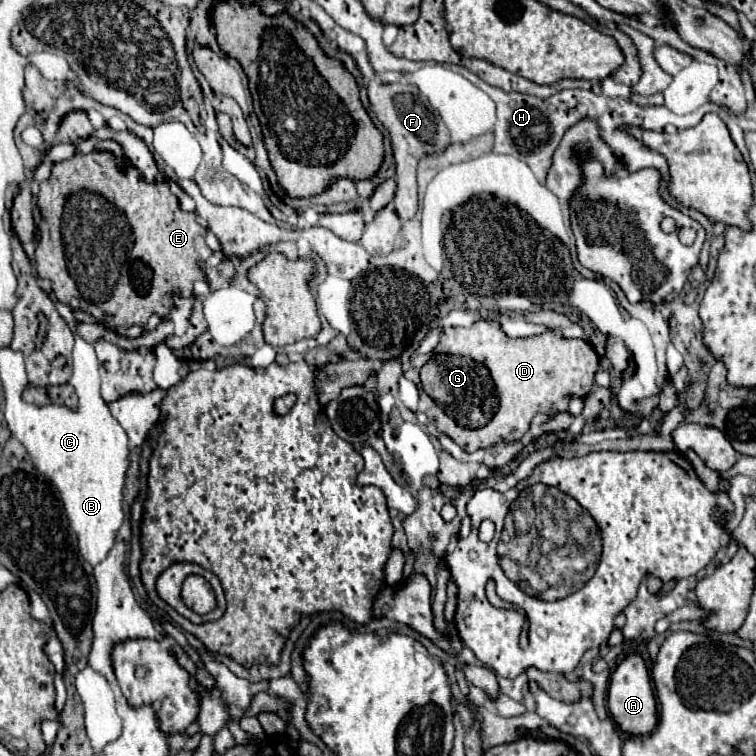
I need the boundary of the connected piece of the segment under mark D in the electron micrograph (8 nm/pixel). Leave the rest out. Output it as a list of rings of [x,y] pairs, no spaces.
[[[480,319],[476,325],[468,329],[466,327],[446,329],[434,353],[466,355],[476,363],[482,363],[490,371],[490,377],[494,379],[496,385],[500,409],[496,411],[492,421],[488,421],[480,429],[462,429],[446,413],[442,413],[440,407],[424,393],[419,371],[416,369],[404,371],[404,376],[414,382],[418,388],[418,411],[426,413],[426,417],[438,427],[438,431],[448,435],[466,453],[488,449],[502,441],[510,443],[522,439],[522,435],[528,431],[532,419],[538,413],[554,417],[560,411],[568,411],[570,397],[574,395],[586,397],[596,385],[594,375],[600,371],[600,357],[584,339],[564,339],[552,331],[526,339],[510,339],[498,327],[496,321],[484,321],[484,319]]]

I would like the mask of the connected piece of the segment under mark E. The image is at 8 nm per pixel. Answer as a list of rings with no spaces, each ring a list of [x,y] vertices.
[[[76,151],[72,159],[56,163],[50,179],[40,185],[38,207],[44,219],[42,223],[44,227],[38,227],[40,239],[36,243],[38,277],[50,279],[52,291],[56,293],[58,301],[64,305],[70,305],[74,311],[86,311],[98,321],[116,319],[116,329],[132,327],[132,325],[144,327],[150,315],[158,315],[162,319],[170,315],[174,303],[166,307],[164,305],[166,295],[170,301],[174,295],[192,297],[194,281],[204,279],[204,273],[200,271],[198,263],[206,261],[212,255],[212,249],[206,245],[206,227],[196,223],[194,213],[186,213],[178,207],[178,197],[172,195],[168,183],[146,183],[140,177],[140,171],[132,167],[128,159],[124,165],[124,159],[116,159],[114,155],[108,155],[108,153],[94,151],[94,153],[82,155]]]

